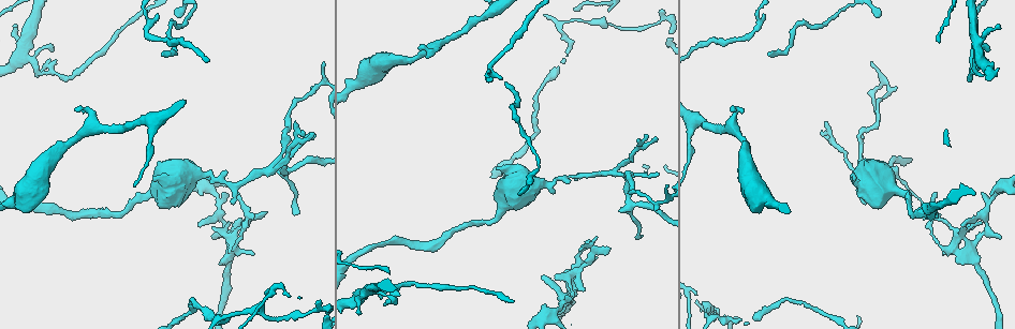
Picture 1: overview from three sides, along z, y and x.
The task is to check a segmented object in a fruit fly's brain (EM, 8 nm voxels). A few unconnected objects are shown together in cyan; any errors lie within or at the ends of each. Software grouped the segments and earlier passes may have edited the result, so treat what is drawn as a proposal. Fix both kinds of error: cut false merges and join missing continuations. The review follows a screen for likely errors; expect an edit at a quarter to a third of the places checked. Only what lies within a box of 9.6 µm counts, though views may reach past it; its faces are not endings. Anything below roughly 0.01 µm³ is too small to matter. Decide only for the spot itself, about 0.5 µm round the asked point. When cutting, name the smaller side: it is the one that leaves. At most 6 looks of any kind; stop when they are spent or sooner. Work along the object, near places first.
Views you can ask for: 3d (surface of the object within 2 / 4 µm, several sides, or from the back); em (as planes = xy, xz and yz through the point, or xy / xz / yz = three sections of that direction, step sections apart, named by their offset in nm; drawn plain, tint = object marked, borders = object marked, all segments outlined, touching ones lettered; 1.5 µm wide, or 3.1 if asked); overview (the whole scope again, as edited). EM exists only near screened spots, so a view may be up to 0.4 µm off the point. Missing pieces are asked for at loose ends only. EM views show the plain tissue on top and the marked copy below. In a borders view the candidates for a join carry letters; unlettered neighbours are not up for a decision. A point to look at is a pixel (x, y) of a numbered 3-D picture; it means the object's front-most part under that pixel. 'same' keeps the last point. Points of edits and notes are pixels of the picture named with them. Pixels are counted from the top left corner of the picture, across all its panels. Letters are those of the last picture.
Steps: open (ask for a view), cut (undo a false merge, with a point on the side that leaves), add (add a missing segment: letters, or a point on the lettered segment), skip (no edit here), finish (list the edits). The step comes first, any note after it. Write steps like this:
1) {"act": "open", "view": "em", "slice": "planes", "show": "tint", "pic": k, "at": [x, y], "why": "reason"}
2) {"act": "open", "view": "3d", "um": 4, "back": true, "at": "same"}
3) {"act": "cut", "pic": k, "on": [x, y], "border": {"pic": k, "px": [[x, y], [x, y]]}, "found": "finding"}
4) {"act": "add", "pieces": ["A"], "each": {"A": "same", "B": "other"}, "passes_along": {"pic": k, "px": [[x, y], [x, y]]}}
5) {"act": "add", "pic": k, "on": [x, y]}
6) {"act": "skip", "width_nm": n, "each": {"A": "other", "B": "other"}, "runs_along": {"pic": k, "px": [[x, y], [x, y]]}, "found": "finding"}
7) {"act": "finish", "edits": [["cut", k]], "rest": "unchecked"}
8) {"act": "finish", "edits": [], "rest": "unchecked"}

{"act": "open", "view": "em", "slice": "planes", "show": "tint", "pic": 1, "at": [987, 221]}

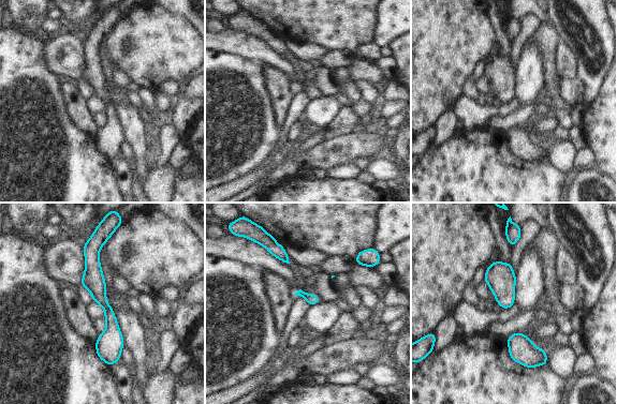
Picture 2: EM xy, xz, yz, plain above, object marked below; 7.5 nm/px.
{"act": "open", "view": "em", "slice": "planes", "show": "borders", "at": "same"}

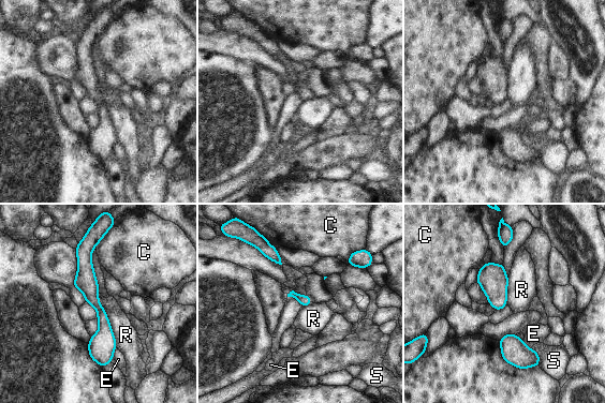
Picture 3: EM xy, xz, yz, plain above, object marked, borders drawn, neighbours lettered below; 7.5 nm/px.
{"act": "skip", "longest_contact_nm": ["R", 440], "each": {"C": "other", "E": "other", "R": "other", "S": "other"}, "runs_along": {"pic": 3, "px": [[89, 242], [104, 362]]}, "found": "all the same neuron"}

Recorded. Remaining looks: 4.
{"act": "open", "view": "3d", "um": 4, "pic": 1, "at": [266, 212], "why": "tapers out"}

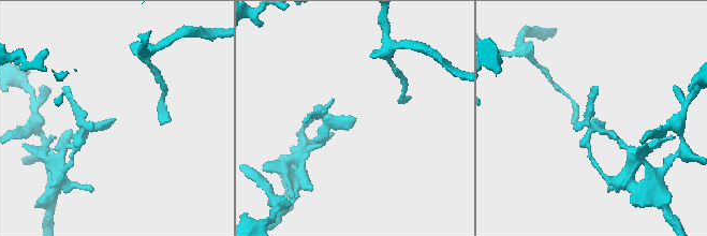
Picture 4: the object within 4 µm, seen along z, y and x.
{"act": "open", "view": "em", "slice": "xy", "step": 4, "show": "tint", "pic": 4, "at": [352, 120], "why": "shape alone is not enough"}

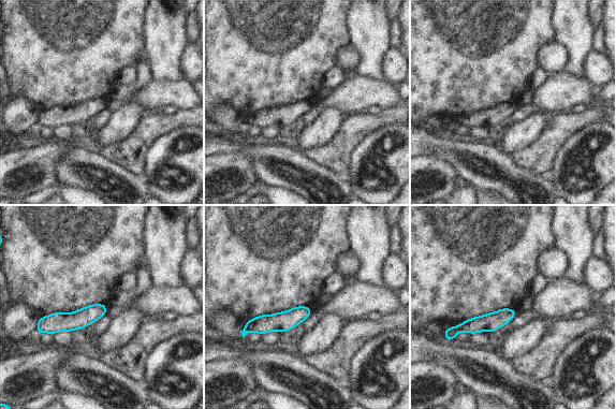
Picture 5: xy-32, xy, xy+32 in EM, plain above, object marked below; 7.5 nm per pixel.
{"act": "open", "view": "em", "slice": "planes", "show": "borders", "at": "same", "why": "another direction"}

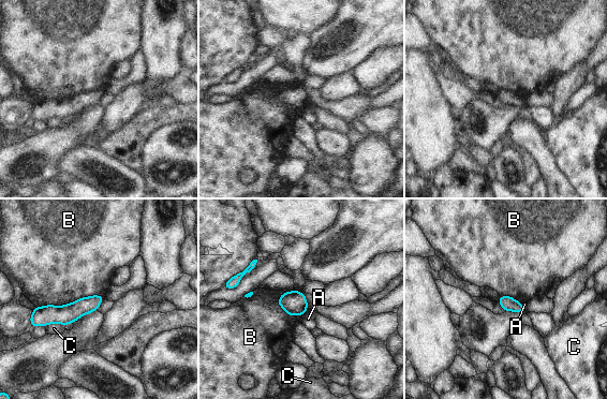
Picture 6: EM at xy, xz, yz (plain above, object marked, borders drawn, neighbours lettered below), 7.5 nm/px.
{"act": "skip", "each": {"A": "other", "B": "other", "C": "other"}, "border": {"pic": 6, "px": [[103, 294], [35, 307]]}, "found": "no lettered segment goes on from it"}

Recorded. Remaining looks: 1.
{"act": "finish", "edits": [], "rest": "unchecked"}

